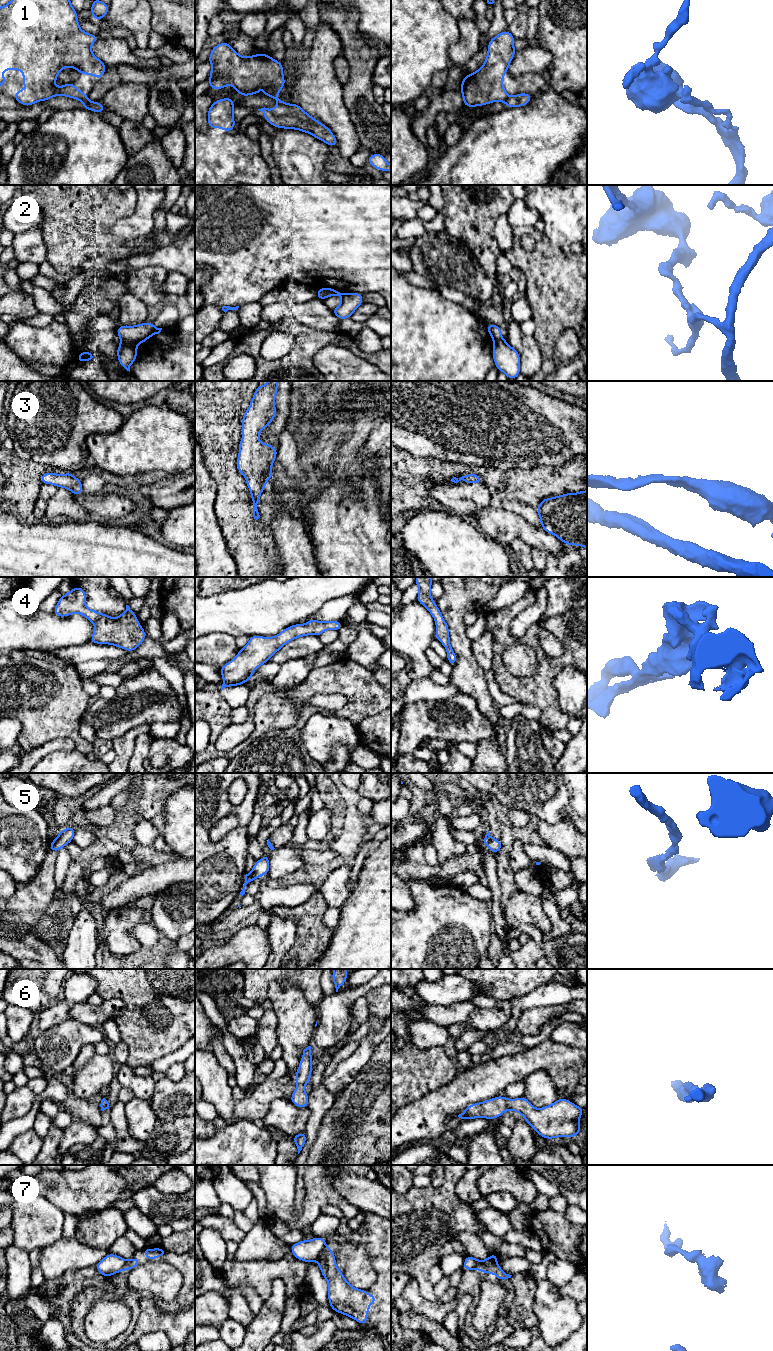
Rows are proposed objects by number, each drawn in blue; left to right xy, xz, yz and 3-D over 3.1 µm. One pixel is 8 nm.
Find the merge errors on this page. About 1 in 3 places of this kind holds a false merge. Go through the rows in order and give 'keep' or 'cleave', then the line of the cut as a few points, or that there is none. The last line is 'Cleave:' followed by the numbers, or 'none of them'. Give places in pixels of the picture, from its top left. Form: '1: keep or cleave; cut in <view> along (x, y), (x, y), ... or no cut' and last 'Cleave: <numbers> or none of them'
1: cleave; cut in xy along (87, 97), (81, 100)
2: cleave; cut in xy along (122, 340), (128, 340), (135, 344)
3: keep; no cut
4: keep; no cut
5: keep; no cut
6: keep; no cut
7: cleave; cut in xz along (325, 1247), (316, 1260)
Cleave: 1, 2, 7

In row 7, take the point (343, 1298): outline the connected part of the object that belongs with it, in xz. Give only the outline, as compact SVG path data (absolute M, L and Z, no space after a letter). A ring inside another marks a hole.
M330 1247L324 1248L317 1263L329 1285L330 1307L335 1312L351 1317L362 1325L367 1324L370 1304L377 1302L376 1297L348 1283L343 1273L336 1267L334 1252Z

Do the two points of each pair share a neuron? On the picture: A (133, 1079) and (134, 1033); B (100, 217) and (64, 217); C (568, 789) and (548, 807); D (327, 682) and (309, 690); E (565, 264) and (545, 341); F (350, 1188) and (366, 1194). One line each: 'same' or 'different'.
A: different
B: same
C: same
D: same
E: same
F: same

